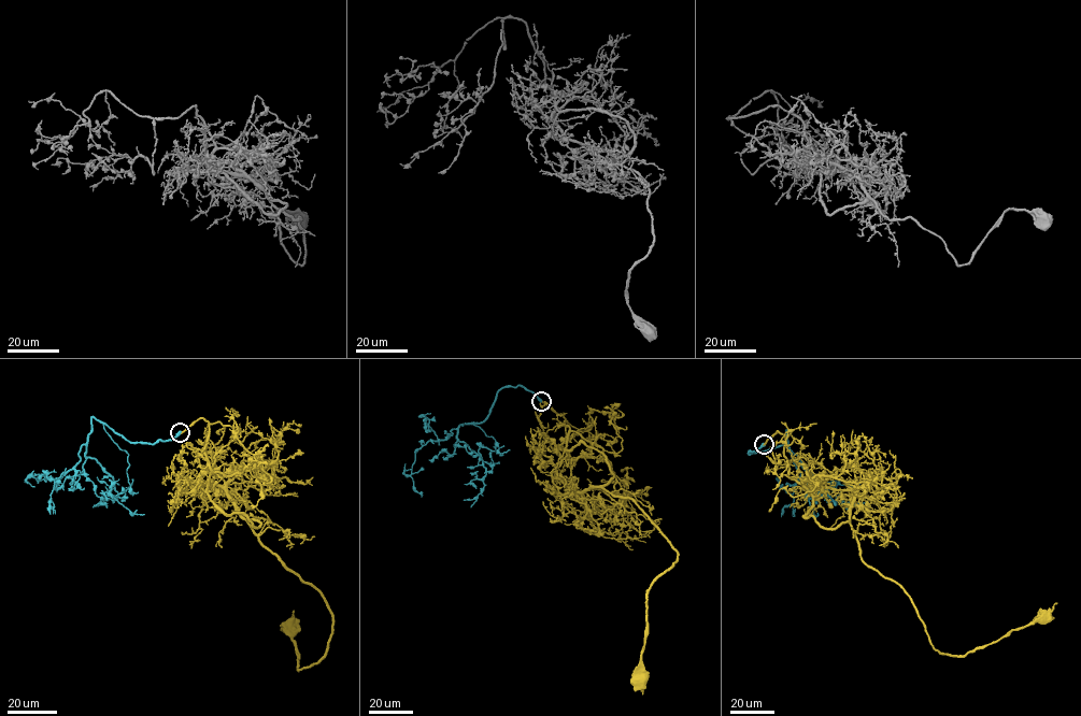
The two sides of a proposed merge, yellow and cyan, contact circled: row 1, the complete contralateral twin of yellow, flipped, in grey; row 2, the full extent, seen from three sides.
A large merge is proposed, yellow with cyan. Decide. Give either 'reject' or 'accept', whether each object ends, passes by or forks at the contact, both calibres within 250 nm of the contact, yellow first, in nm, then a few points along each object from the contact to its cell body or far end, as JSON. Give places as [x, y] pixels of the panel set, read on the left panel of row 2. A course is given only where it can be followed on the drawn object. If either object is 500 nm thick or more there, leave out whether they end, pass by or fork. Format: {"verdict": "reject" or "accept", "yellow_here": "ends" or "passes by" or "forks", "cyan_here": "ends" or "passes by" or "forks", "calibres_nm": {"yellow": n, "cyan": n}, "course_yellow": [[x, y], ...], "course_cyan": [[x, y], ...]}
{"verdict": "accept", "calibres_nm": {"yellow": 480, "cyan": 900}, "course_yellow": [[180, 432], [208, 423], [197, 483], [222, 486], [326, 603], [332, 630], [316, 662], [298, 669], [289, 626]], "course_cyan": [[180, 432], [151, 443], [130, 442], [91, 418], [85, 455], [112, 477], [111, 493], [118, 501], [144, 514]]}

